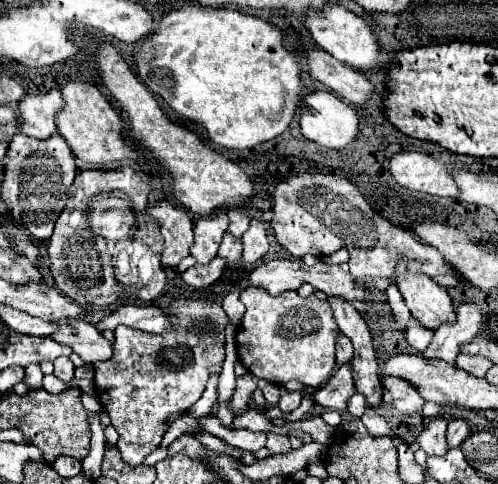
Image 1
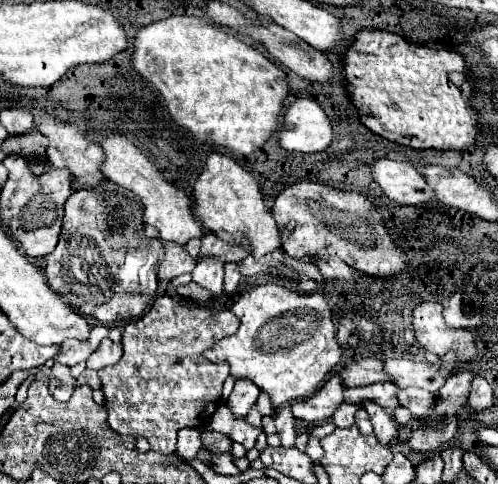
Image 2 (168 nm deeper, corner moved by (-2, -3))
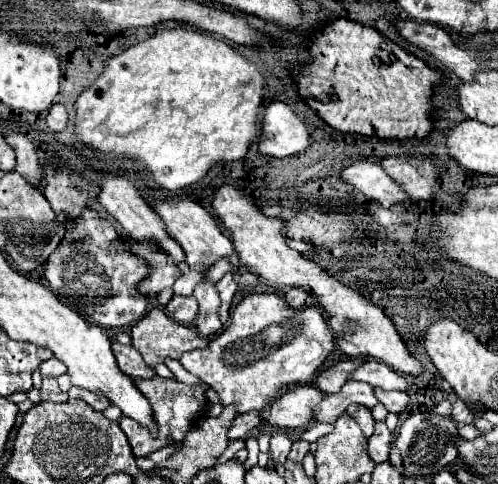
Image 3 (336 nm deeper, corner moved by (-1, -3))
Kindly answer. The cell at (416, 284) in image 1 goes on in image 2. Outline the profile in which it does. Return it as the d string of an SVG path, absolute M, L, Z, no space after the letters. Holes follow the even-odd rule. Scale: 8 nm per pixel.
M419 304L413 312L413 330L417 342L439 358L447 352L455 352L459 364L473 364L479 360L471 332L447 328L441 304Z

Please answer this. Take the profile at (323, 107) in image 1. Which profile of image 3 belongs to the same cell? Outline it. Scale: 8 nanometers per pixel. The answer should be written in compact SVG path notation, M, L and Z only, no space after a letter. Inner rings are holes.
M272 102L264 112L258 150L268 156L286 158L304 152L310 146L308 126L284 102Z

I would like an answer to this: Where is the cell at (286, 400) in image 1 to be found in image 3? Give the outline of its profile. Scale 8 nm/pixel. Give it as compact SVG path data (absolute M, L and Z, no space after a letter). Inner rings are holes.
M274 432L270 438L270 454L274 462L284 462L290 452L290 446L292 446L292 440L284 432Z

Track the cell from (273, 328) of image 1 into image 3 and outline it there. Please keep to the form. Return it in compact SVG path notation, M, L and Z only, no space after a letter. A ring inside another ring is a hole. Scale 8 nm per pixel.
M250 294L246 296L236 310L230 314L228 326L210 340L204 350L190 350L180 358L182 366L198 376L202 382L212 386L220 394L222 404L236 404L236 410L264 410L264 406L272 404L276 396L284 394L284 390L300 384L310 384L318 372L318 368L326 362L326 358L334 350L334 334L328 328L318 306L292 308L282 296L276 294Z

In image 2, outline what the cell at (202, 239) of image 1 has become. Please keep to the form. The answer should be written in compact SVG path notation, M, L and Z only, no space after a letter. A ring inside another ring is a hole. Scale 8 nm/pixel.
M203 258L193 270L193 282L207 288L213 298L223 294L223 264L215 258Z

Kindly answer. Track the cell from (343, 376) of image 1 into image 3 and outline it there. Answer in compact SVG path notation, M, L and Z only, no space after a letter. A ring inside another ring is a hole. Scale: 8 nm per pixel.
M314 384L298 386L276 398L272 406L260 412L260 416L274 426L308 428L308 422L314 422L314 406L318 406L324 396L326 394Z

